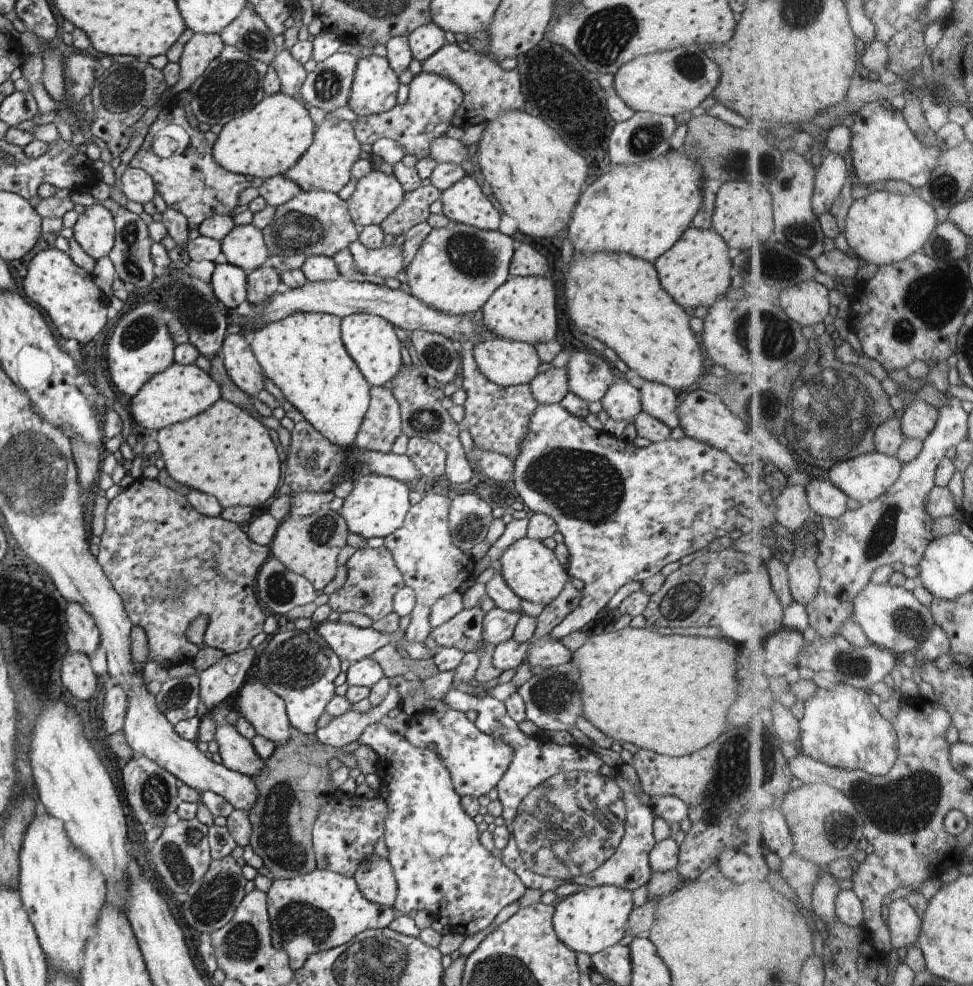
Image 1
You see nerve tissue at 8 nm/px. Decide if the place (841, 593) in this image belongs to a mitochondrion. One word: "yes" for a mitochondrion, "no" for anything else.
no

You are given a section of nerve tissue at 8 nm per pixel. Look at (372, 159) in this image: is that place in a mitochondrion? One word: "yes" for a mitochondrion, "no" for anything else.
no

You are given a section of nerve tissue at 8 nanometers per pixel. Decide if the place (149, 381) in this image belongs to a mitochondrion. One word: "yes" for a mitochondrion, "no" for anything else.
no

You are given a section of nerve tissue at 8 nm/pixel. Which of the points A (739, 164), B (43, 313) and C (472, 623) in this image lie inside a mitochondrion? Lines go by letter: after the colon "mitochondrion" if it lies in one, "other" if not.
A: mitochondrion
B: other
C: other

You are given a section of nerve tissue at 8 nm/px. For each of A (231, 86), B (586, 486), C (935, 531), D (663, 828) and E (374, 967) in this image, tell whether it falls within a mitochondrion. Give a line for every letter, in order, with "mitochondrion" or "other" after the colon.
A: mitochondrion
B: mitochondrion
C: other
D: other
E: mitochondrion

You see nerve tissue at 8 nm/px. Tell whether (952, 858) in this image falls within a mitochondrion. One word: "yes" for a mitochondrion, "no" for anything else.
no

